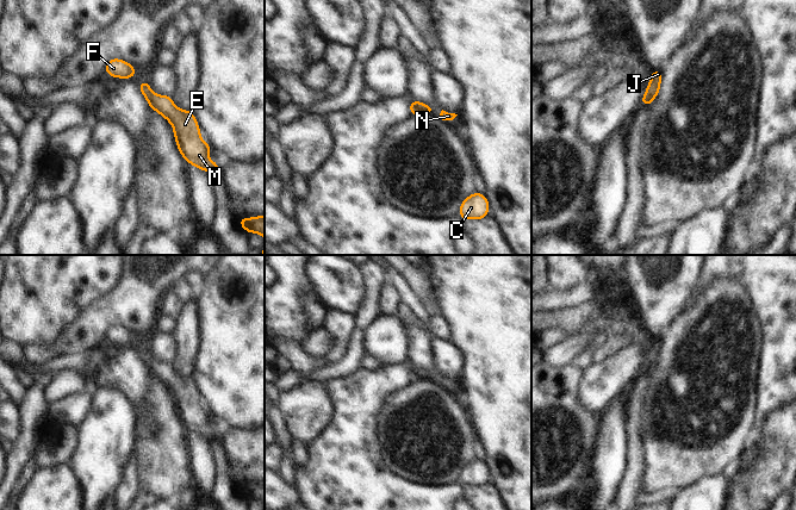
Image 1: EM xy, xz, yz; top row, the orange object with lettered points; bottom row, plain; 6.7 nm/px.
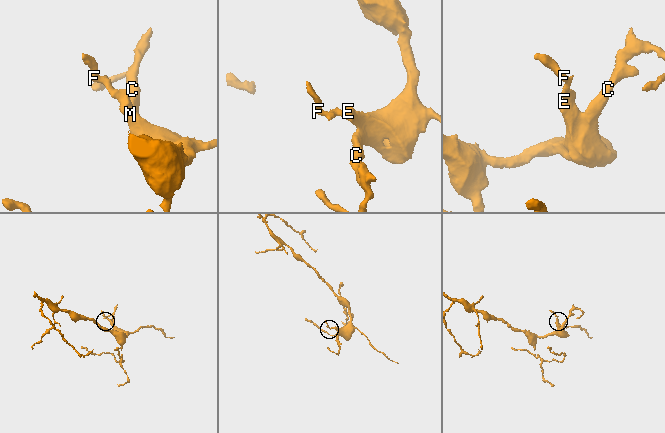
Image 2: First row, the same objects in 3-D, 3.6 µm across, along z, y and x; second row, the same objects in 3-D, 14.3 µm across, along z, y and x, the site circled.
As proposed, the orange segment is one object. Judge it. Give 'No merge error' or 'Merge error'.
No merge error

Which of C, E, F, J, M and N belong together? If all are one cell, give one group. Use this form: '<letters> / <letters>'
C E F J M N

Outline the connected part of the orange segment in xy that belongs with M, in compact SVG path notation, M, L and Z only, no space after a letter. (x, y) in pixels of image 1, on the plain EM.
M148 348L138 352L151 377L157 378L174 394L174 404L178 416L187 430L191 430L206 441L214 435L218 440L220 434L211 429L209 418L211 413L200 405L200 394L193 382L193 378L182 378L176 374L168 362L157 362L149 354Z

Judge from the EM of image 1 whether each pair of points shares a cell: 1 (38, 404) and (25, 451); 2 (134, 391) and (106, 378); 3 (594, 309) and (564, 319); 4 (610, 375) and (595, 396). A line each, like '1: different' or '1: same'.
1: same
2: same
3: same
4: same

